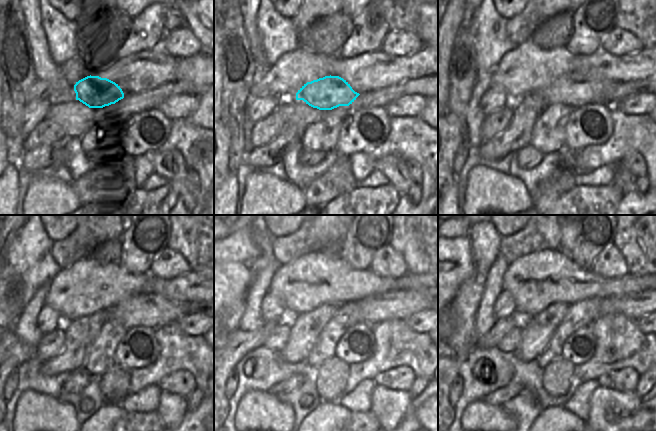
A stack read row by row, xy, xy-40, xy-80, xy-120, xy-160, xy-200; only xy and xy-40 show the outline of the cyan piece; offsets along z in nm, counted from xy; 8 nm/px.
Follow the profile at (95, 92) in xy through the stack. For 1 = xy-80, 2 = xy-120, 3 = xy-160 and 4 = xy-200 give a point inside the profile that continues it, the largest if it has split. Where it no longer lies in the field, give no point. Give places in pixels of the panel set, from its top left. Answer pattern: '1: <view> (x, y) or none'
1: xy-80 (565, 89)
2: xy-120 (166, 311)
3: xy-160 (396, 305)
4: xy-200 (637, 304)

